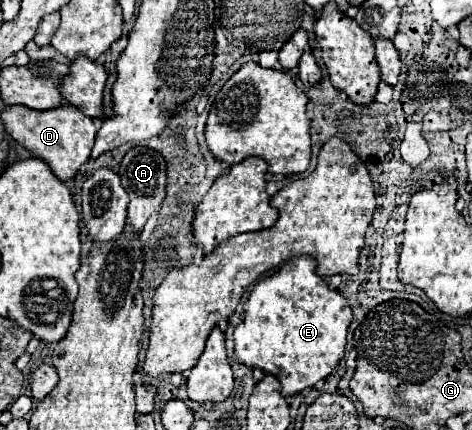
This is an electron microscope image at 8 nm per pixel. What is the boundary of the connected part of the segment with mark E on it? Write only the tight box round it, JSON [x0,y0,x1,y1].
[235,257,353,395]

